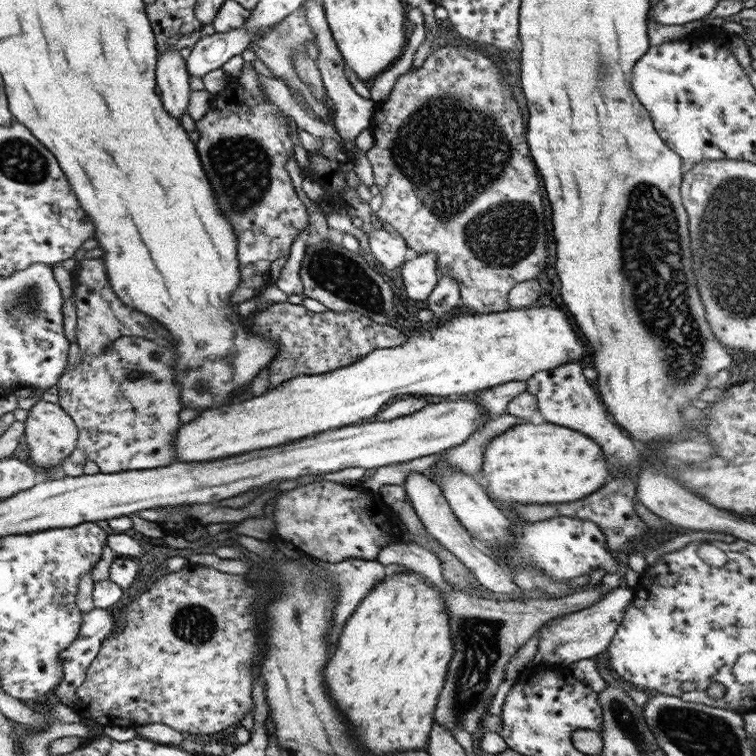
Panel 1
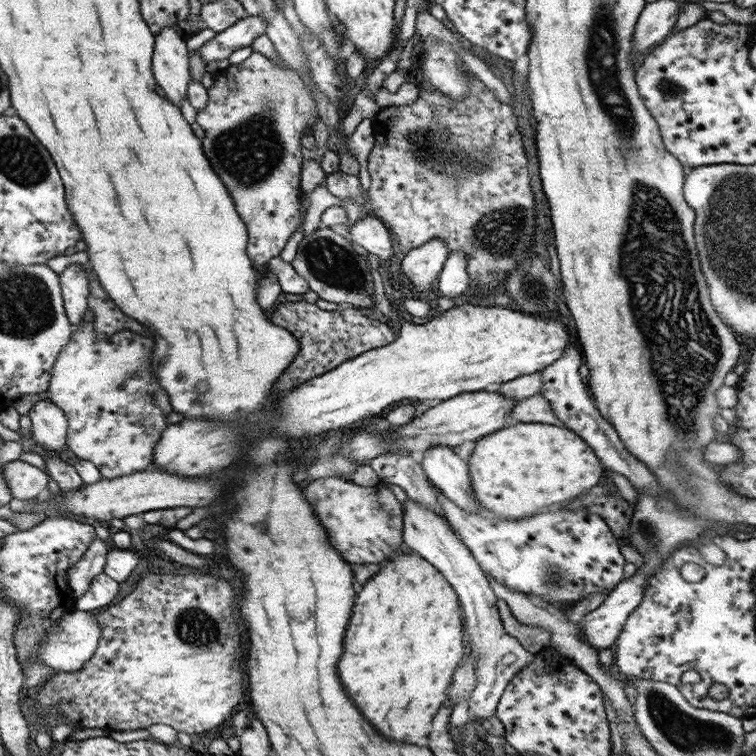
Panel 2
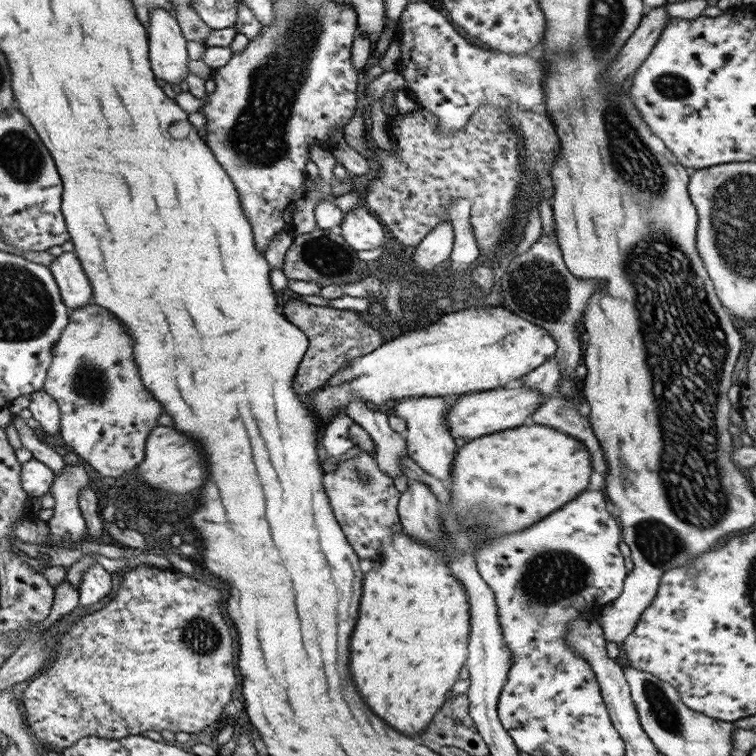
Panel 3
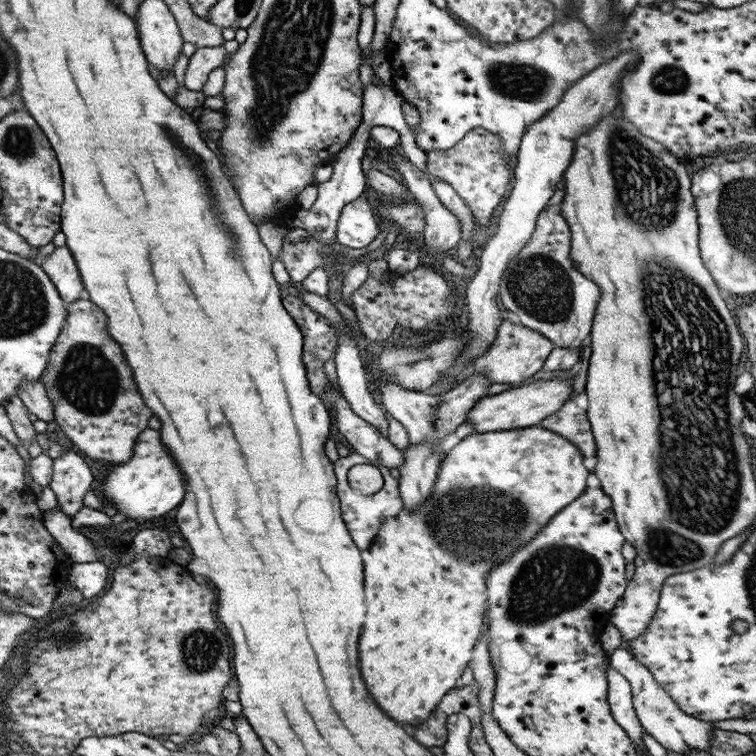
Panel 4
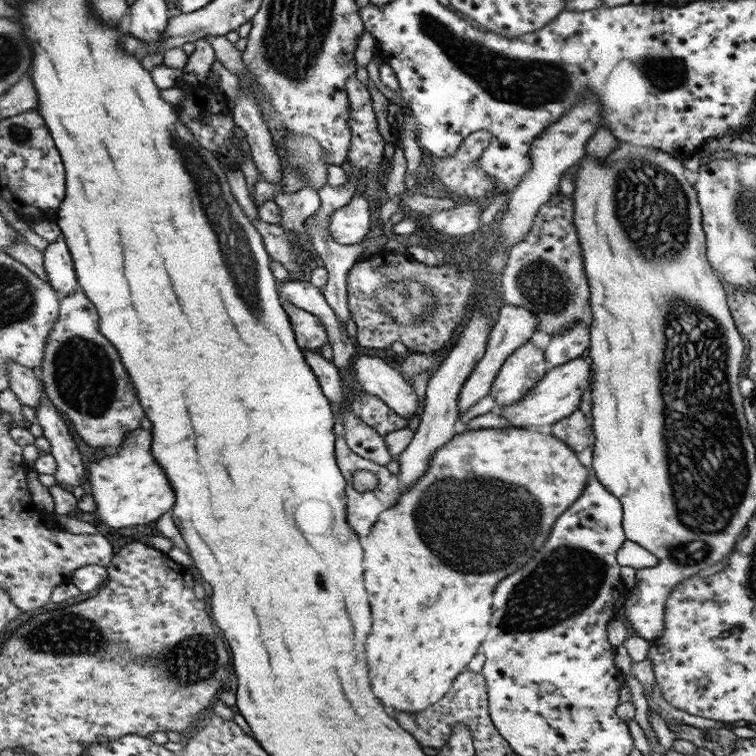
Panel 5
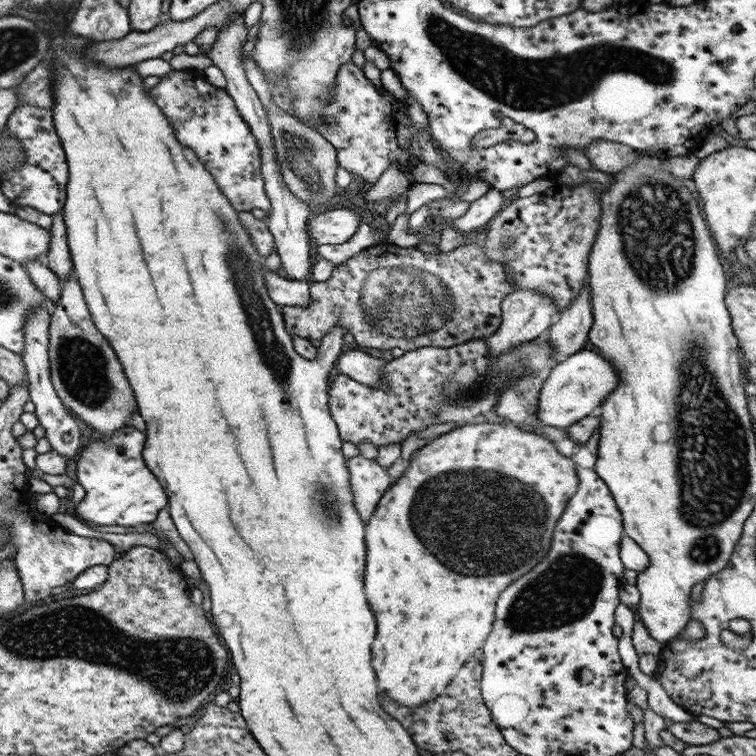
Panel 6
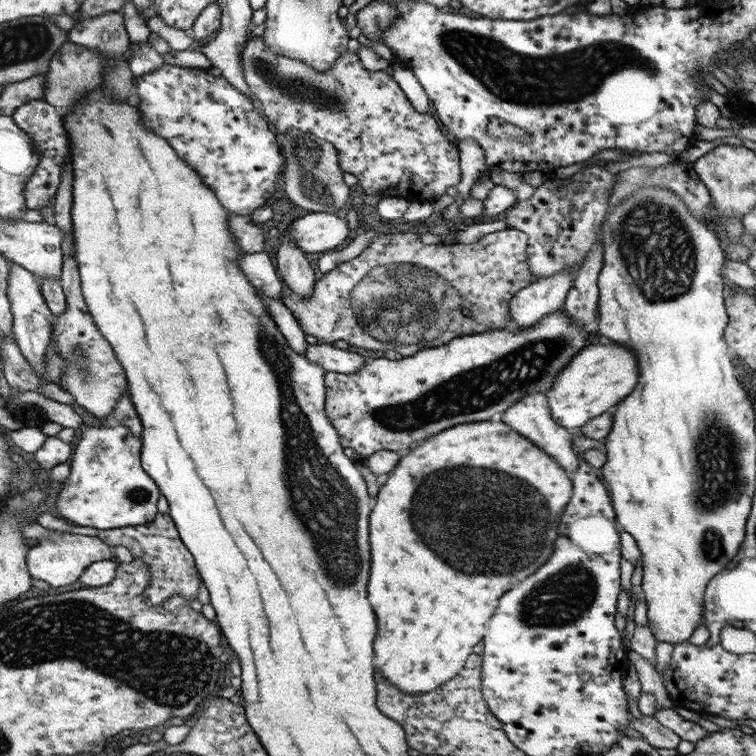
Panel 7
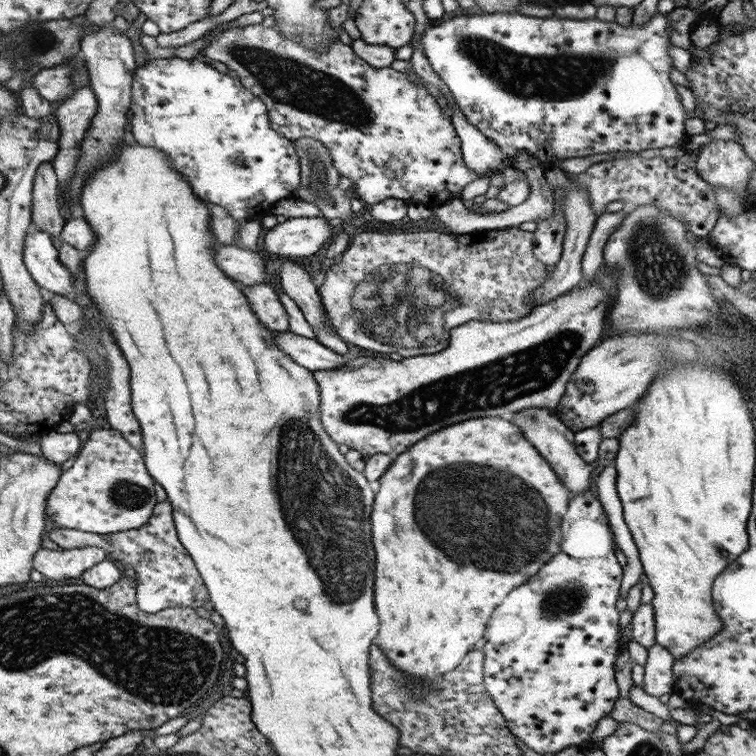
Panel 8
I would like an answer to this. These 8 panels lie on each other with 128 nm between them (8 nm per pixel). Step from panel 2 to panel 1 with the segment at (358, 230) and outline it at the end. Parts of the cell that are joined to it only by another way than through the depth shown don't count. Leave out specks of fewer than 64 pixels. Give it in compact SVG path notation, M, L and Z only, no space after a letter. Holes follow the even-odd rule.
M388 227L371 228L368 242L372 254L376 257L377 265L385 270L400 270L406 262L406 241L398 232Z

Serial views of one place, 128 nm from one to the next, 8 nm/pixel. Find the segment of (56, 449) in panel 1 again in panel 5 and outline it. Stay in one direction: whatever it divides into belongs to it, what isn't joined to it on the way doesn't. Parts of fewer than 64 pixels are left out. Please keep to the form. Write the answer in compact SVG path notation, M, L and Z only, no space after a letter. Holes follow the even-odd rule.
M9 362L9 388L22 405L36 408L41 403L44 386L38 373L17 362Z

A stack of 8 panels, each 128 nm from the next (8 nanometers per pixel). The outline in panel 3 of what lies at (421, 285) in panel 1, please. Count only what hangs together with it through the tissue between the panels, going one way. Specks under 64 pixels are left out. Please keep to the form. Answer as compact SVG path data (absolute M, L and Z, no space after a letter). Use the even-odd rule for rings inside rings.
M449 222L438 223L423 239L415 246L412 254L412 264L422 270L432 270L440 262L448 260L453 249L454 242L453 225Z

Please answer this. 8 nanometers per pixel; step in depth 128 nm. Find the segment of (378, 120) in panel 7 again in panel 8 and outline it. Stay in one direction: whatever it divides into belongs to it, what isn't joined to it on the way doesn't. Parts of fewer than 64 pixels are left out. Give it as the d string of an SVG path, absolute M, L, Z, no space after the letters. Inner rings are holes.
M260 23L223 30L199 53L238 73L242 85L265 102L269 121L281 136L293 142L309 137L324 144L338 174L352 180L351 193L368 205L398 198L412 205L423 202L437 208L451 199L460 199L462 190L479 177L466 166L449 111L433 89L412 84L406 74L396 72L392 67L372 68L356 56L350 45L340 40L326 48L306 48L306 45L285 37L278 27L266 27Z

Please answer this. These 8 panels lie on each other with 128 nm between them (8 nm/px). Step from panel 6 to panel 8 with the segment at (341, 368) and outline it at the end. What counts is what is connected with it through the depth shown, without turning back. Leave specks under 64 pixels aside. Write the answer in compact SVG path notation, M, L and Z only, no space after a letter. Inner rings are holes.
M291 331L272 333L282 353L312 372L338 368L348 361L346 355L322 346L316 339L302 337Z

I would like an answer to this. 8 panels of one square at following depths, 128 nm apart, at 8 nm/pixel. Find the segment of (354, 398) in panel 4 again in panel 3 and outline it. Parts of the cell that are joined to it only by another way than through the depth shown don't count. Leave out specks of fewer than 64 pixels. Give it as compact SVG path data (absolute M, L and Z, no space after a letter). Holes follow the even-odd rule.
M356 397L345 408L345 413L354 423L362 425L371 434L377 452L374 458L383 473L393 479L403 474L401 458L407 455L406 441L399 432L392 430L388 415L371 407L364 399Z

